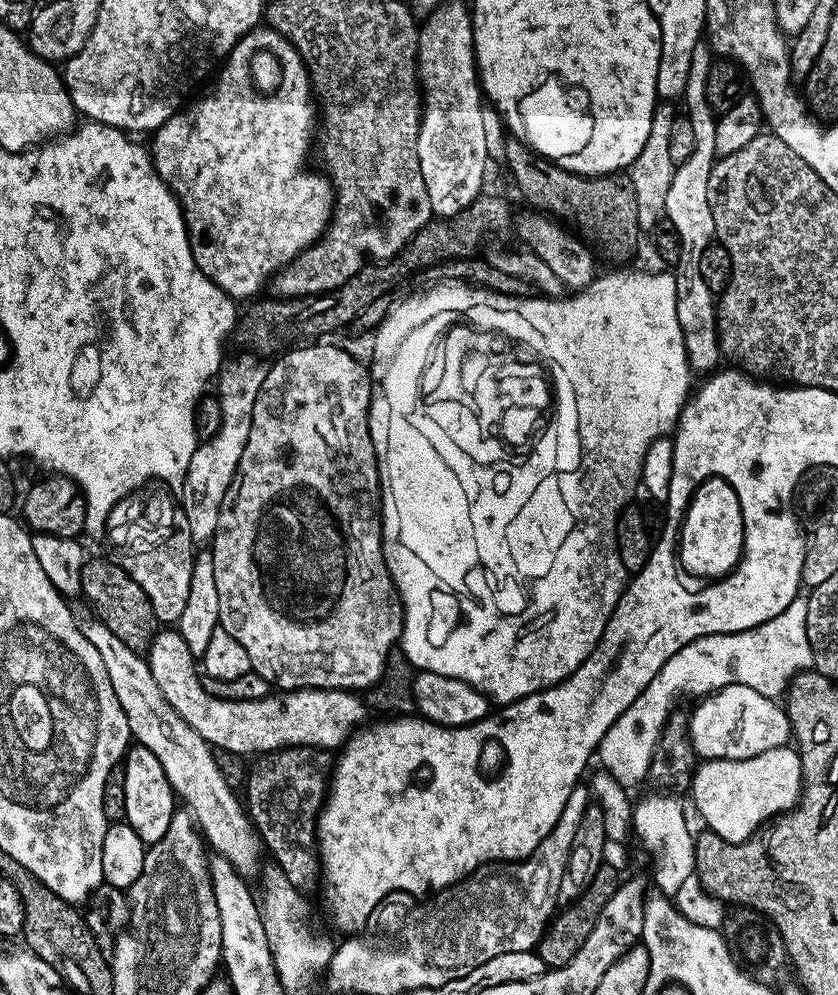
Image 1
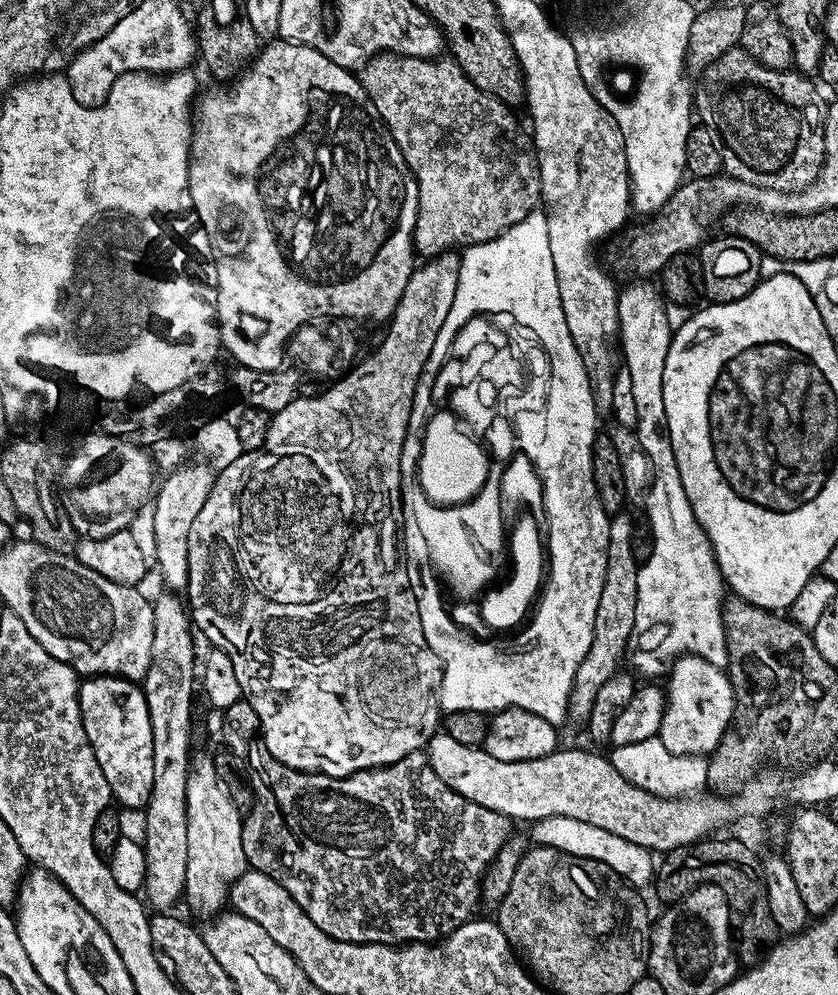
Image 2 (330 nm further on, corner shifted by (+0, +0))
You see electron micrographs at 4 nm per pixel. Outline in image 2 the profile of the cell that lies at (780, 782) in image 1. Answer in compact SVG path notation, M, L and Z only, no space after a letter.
M677 656L670 665L667 680L664 717L658 733L662 746L666 746L670 754L679 756L704 756L715 752L732 722L736 705L727 671L706 662L701 656Z

